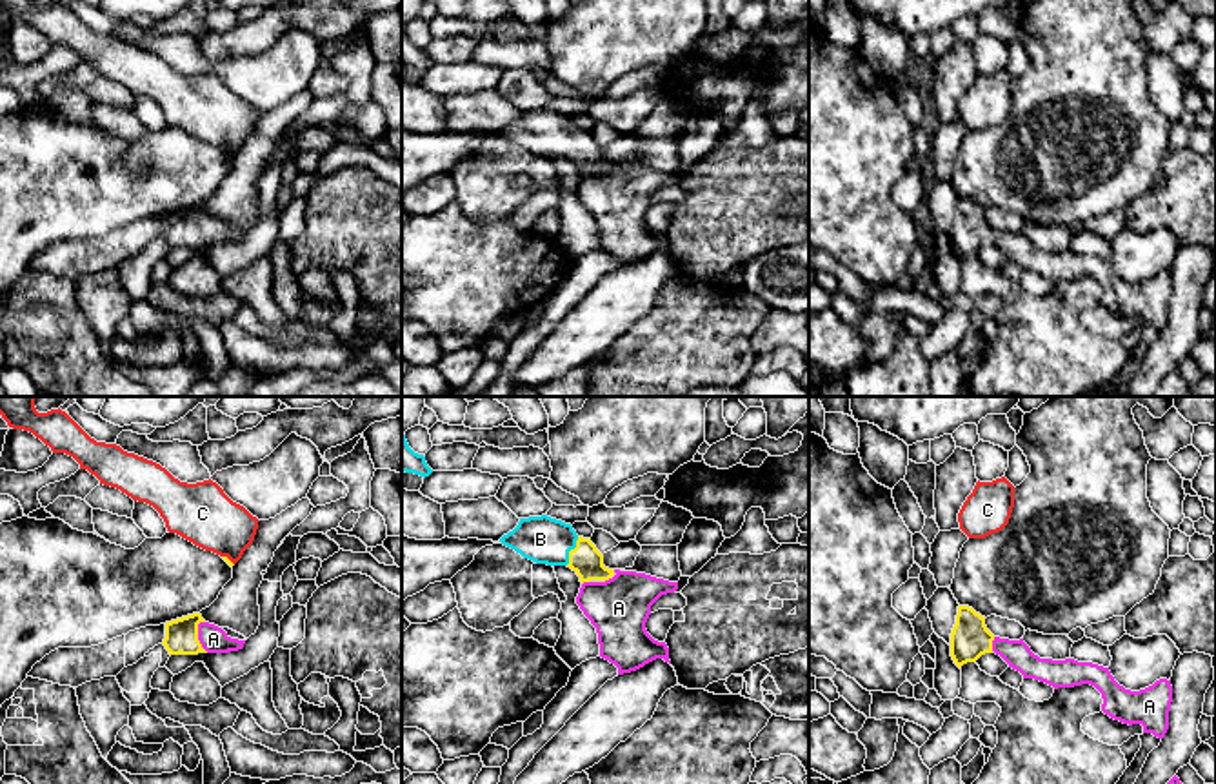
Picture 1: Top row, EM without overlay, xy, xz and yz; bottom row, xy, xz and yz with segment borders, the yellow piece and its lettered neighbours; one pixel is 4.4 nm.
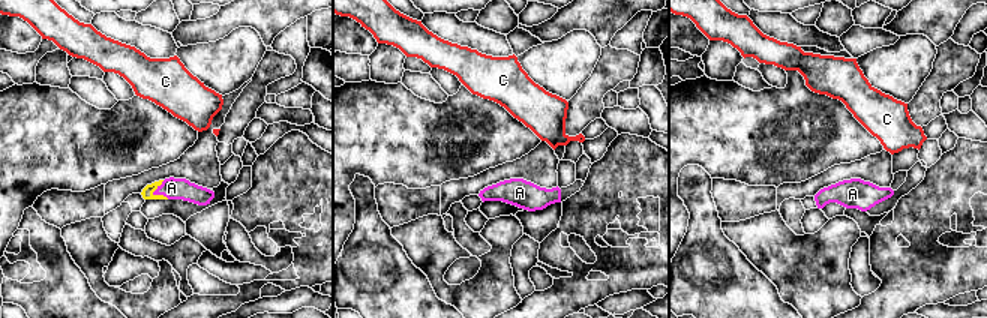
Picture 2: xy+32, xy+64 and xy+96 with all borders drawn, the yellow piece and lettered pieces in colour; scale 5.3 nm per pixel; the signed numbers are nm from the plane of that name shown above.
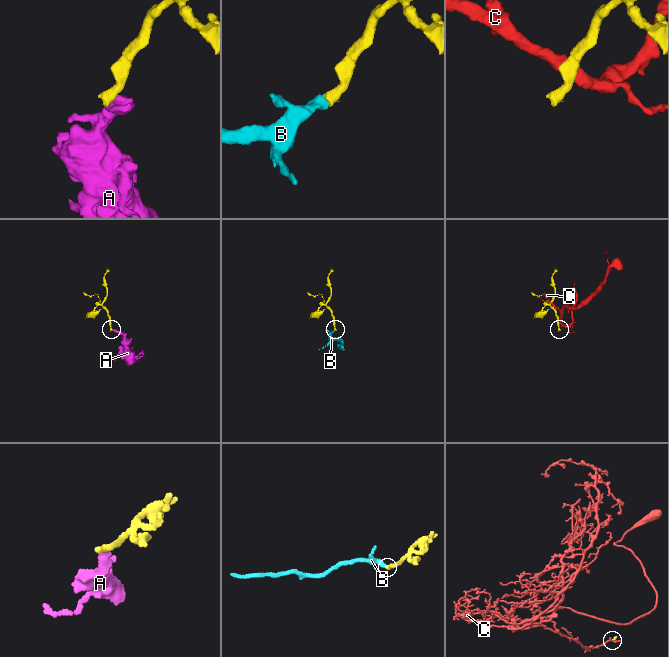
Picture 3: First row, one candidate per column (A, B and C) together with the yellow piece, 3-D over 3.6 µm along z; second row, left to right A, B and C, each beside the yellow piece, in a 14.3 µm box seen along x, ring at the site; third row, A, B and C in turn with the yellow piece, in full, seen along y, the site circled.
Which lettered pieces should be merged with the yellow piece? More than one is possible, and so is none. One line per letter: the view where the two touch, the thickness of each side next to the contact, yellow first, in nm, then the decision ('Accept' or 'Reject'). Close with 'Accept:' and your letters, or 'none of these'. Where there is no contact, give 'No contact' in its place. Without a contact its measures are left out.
A: Touches yellow in xy. Thickness 140 nm (yellow) against 120 nm. Accept
B: Touches yellow in xz. Thickness 140 nm (yellow) against 200 nm. Accept
C: Touches yellow in xy. Thickness 20 nm (yellow) against 280 nm. Reject
Accept: A, B

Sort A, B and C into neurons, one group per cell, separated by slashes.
A B / C

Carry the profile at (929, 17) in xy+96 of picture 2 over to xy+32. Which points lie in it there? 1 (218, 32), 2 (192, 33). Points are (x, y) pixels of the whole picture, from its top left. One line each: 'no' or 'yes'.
1: yes
2: yes

